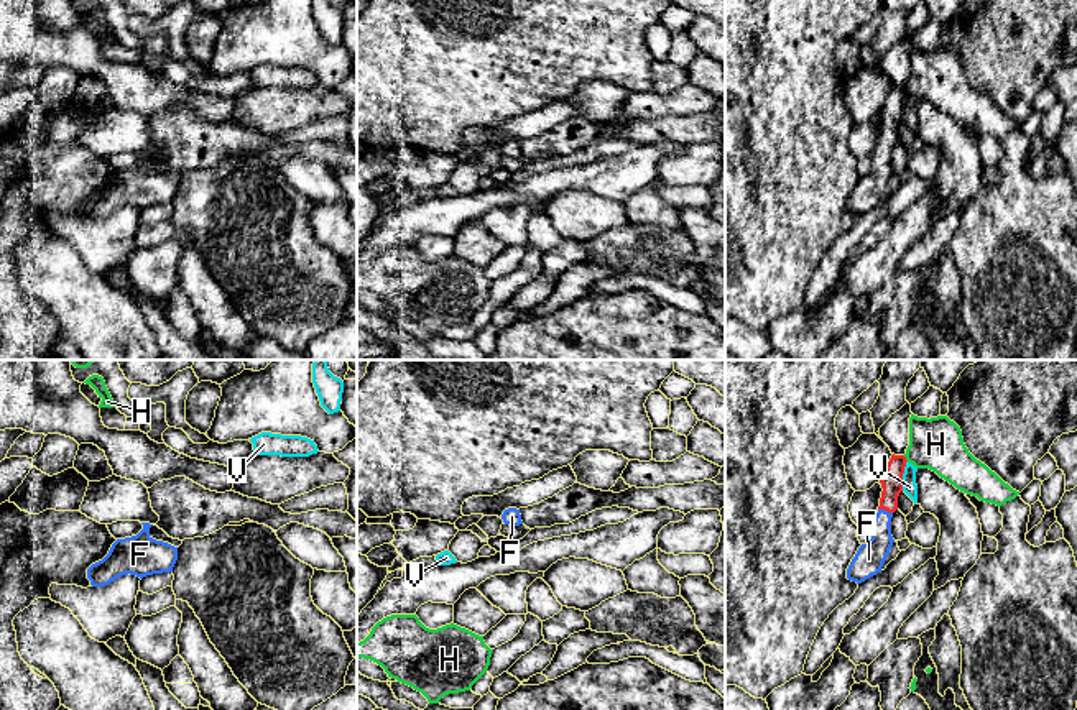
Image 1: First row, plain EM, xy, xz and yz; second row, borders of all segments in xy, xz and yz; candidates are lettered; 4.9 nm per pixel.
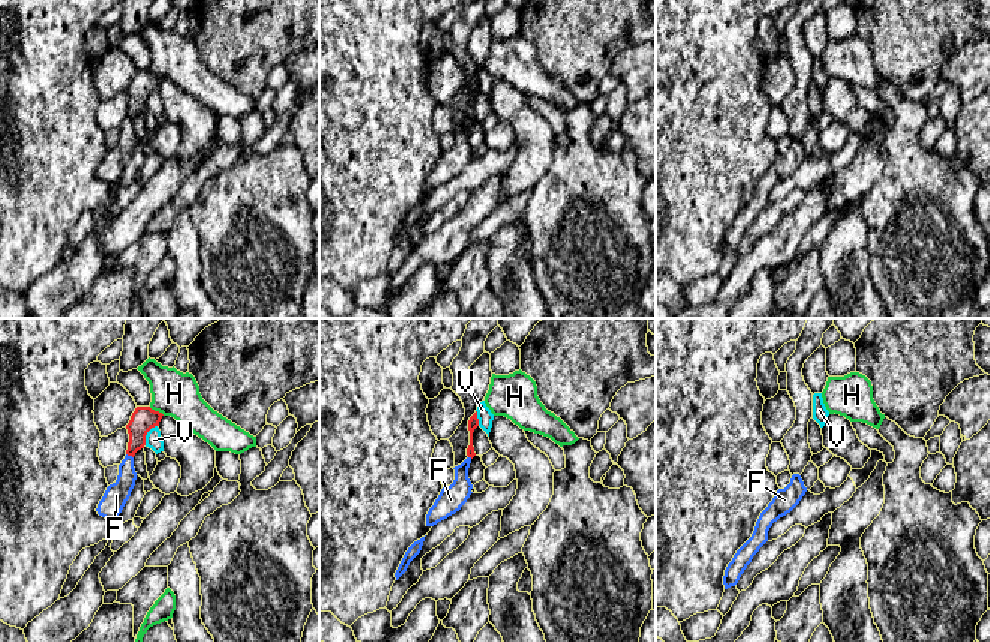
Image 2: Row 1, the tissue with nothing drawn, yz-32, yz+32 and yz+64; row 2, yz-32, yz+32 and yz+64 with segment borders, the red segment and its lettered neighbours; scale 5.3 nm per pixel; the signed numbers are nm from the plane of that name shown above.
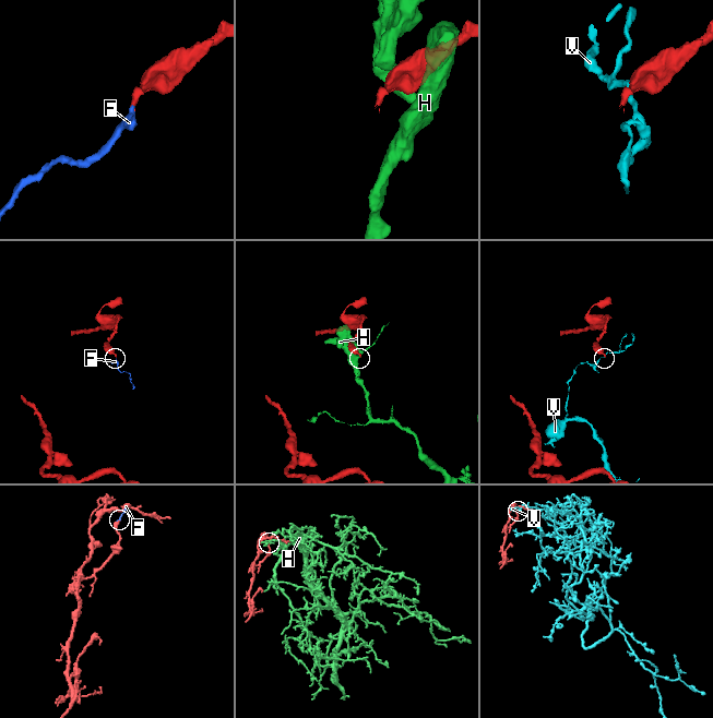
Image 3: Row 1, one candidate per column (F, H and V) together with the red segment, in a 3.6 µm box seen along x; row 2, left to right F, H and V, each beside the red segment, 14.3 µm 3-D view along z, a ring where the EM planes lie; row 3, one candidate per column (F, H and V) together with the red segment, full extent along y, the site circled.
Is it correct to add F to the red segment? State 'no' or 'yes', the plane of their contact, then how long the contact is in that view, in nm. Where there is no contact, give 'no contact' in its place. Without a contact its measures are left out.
yes; contact in yz; length 80 nm

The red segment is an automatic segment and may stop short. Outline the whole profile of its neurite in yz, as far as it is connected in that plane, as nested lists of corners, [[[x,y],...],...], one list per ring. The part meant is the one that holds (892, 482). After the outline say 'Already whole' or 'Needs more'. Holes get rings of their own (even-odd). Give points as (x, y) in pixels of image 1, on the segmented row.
[[[891,455],[886,470],[880,480],[881,498],[878,513],[871,523],[871,539],[862,544],[847,569],[847,579],[857,583],[881,572],[890,549],[894,542],[891,536],[891,518],[898,509],[898,496],[903,491],[903,473],[906,467],[904,455]]]. Needs more

